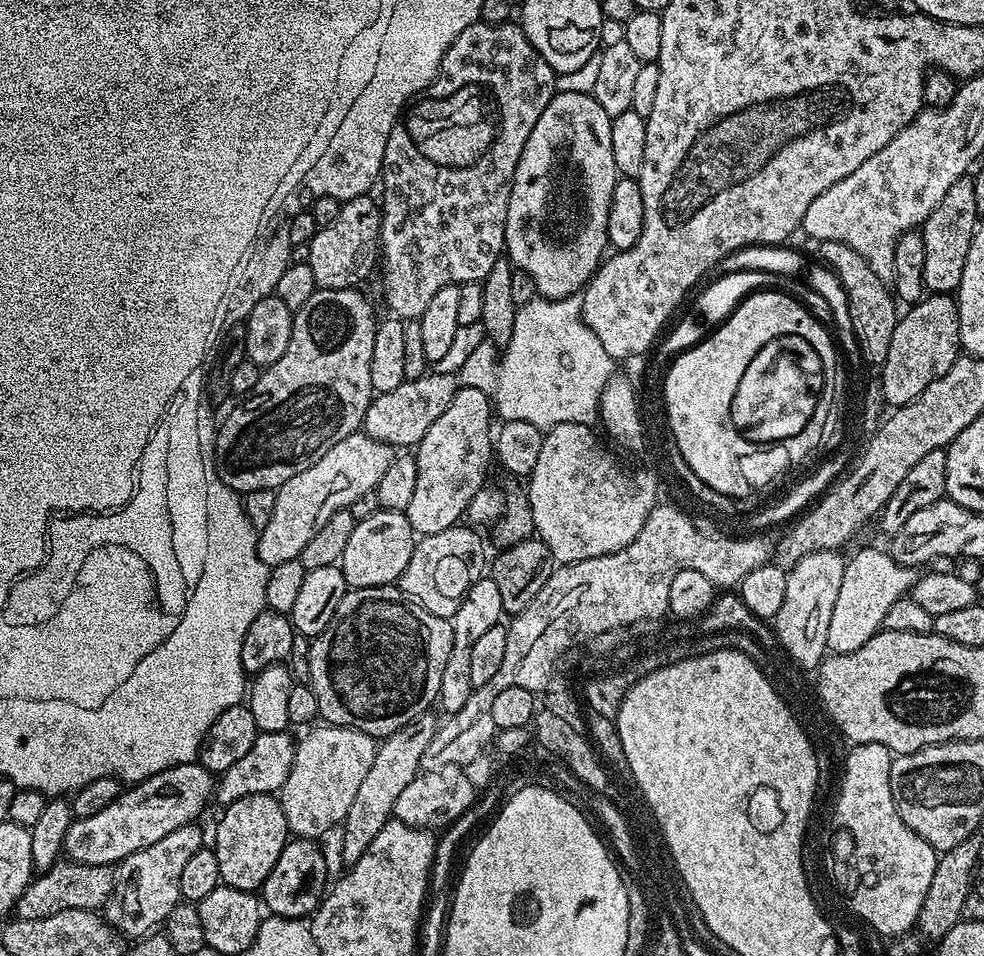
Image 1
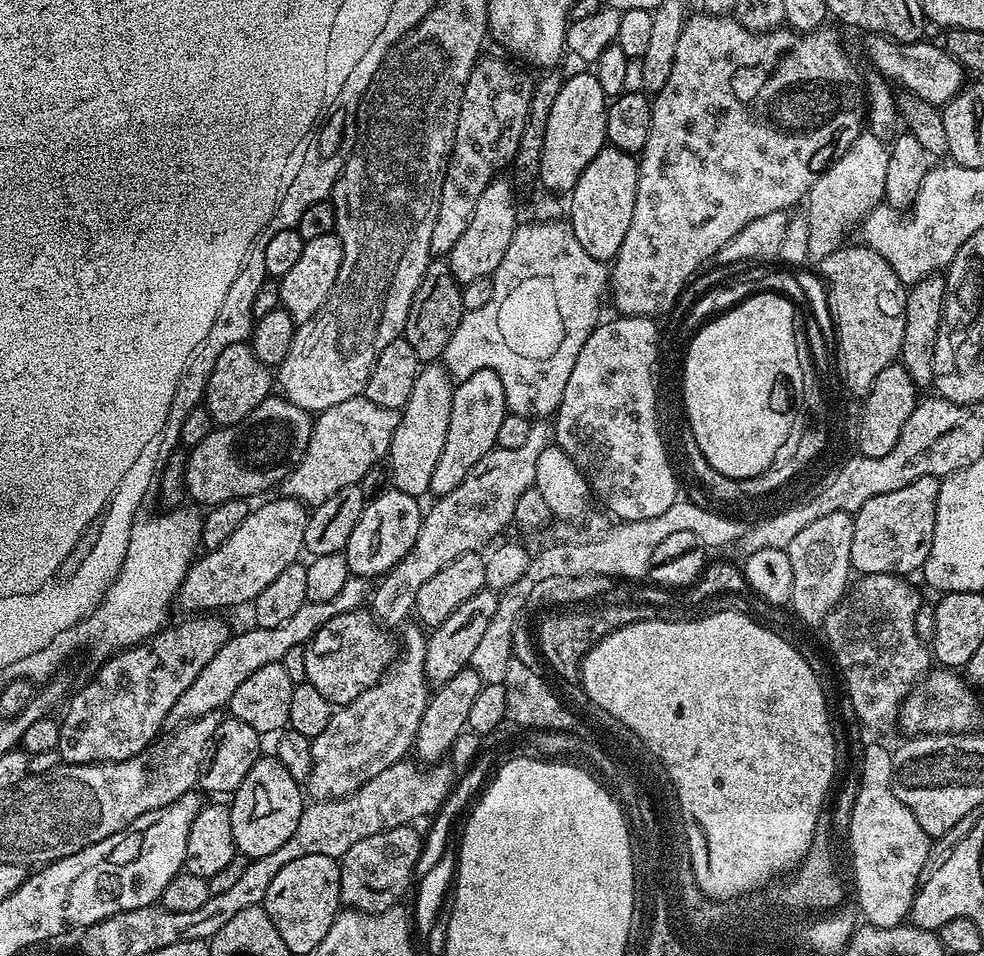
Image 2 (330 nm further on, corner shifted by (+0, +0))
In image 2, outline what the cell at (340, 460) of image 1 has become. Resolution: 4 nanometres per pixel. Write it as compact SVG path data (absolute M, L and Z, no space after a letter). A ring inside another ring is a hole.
M277 499L256 504L245 521L217 549L205 551L192 564L178 595L179 606L181 604L188 614L212 614L220 610L216 608L251 605L286 566L301 559L309 509L298 500Z

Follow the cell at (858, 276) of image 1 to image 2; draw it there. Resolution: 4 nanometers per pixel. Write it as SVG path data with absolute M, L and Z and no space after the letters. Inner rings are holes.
M860 242L845 243L823 258L818 265L818 275L828 289L828 305L836 327L834 352L836 348L836 364L840 367L840 380L844 383L843 391L853 397L863 398L872 389L874 378L878 378L878 374L882 374L886 366L897 363L906 334L908 288L900 281L898 274L894 274L890 262L886 262L882 254Z

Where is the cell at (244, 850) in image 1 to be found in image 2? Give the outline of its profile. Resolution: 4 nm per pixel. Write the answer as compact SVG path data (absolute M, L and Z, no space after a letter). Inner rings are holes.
M272 754L261 755L254 762L250 774L242 778L231 800L236 851L249 858L265 856L278 850L278 846L282 846L282 842L294 834L294 826L298 826L298 818L306 807L306 796L301 785L290 778L286 766L282 766L282 762Z

